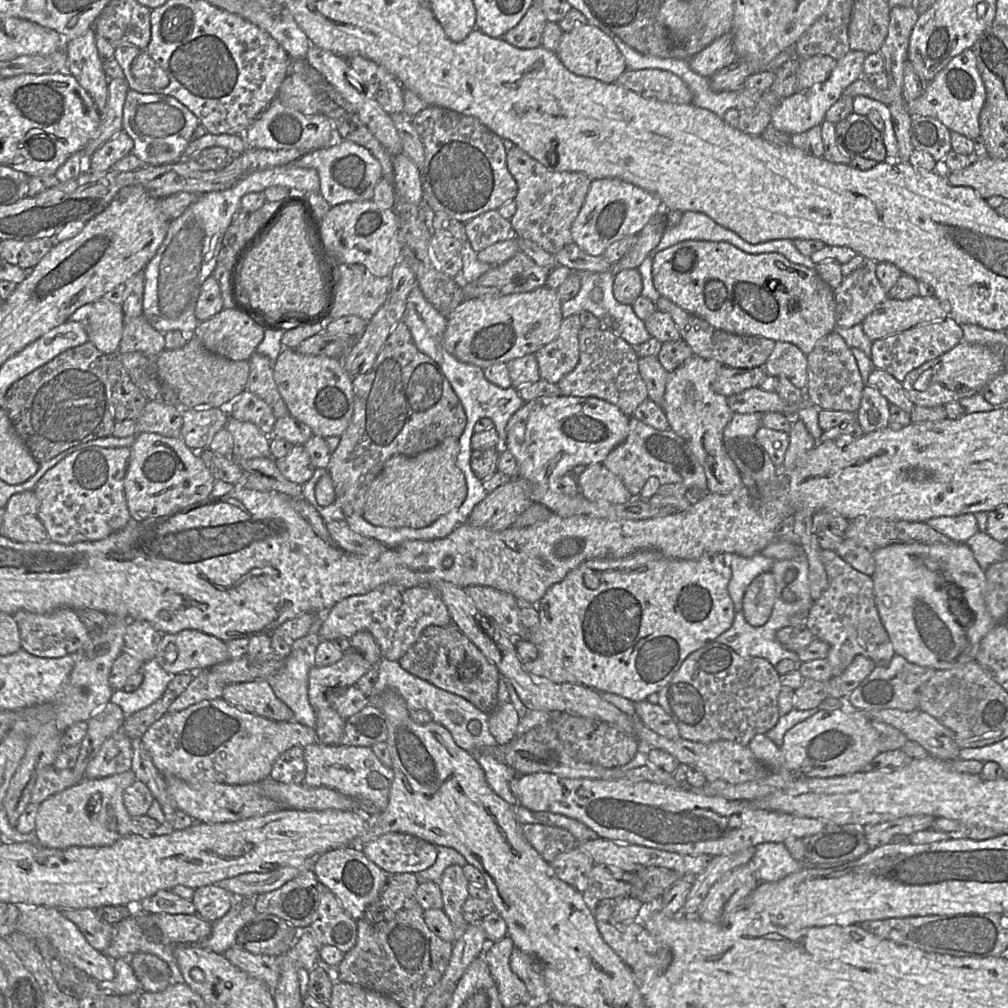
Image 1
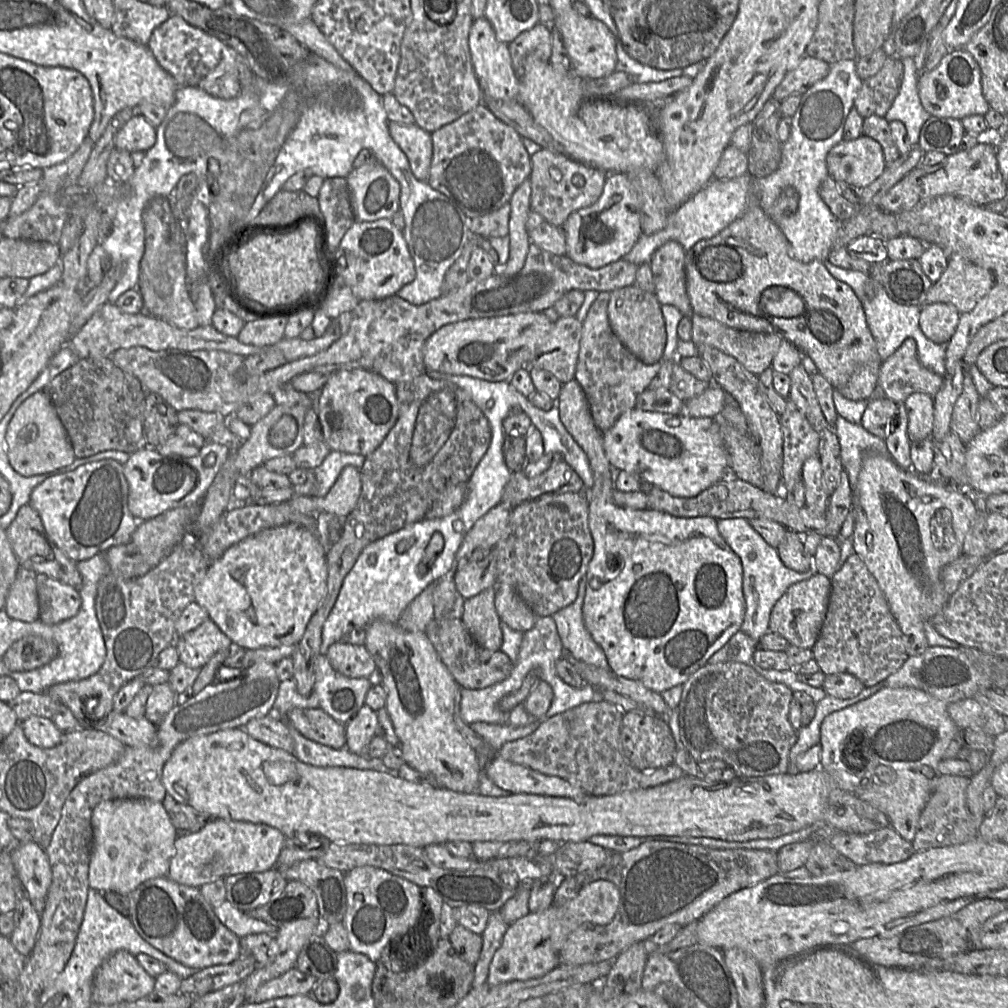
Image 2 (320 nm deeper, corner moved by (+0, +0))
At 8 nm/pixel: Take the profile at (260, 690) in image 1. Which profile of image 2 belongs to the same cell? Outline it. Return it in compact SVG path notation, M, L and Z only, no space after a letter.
M294 708L286 716L286 722L300 734L333 749L346 747L345 724L339 723L321 708Z

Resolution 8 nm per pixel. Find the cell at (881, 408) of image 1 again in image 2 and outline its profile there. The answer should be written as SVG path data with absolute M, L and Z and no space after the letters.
M896 403L898 416L892 430L884 439L892 460L905 470L912 469L910 457L910 440L908 438L908 414L904 403Z

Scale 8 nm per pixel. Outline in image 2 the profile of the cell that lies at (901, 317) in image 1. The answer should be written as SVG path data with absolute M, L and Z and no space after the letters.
M958 254L949 256L948 265L928 291L925 303L952 304L960 314L970 312L994 287L993 274Z

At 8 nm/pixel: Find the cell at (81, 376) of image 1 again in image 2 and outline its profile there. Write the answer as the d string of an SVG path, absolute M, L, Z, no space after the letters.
M111 357L78 359L55 376L43 391L66 430L76 458L107 450L131 455L147 447L143 431L147 391L136 377L117 367Z

